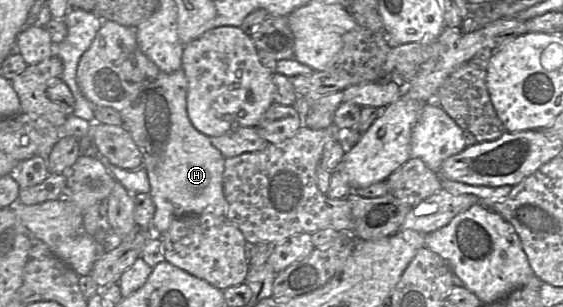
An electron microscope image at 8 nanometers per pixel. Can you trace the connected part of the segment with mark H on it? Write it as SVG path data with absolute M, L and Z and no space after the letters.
M103 21L90 47L80 58L76 79L84 96L97 107L111 107L119 112L122 125L131 134L142 153L143 168L150 182L150 196L156 211L152 222L154 235L168 230L174 219L188 214L226 216L223 173L225 159L210 137L198 131L187 112L188 79L183 69L174 73L161 71L139 48L136 31L115 21Z

